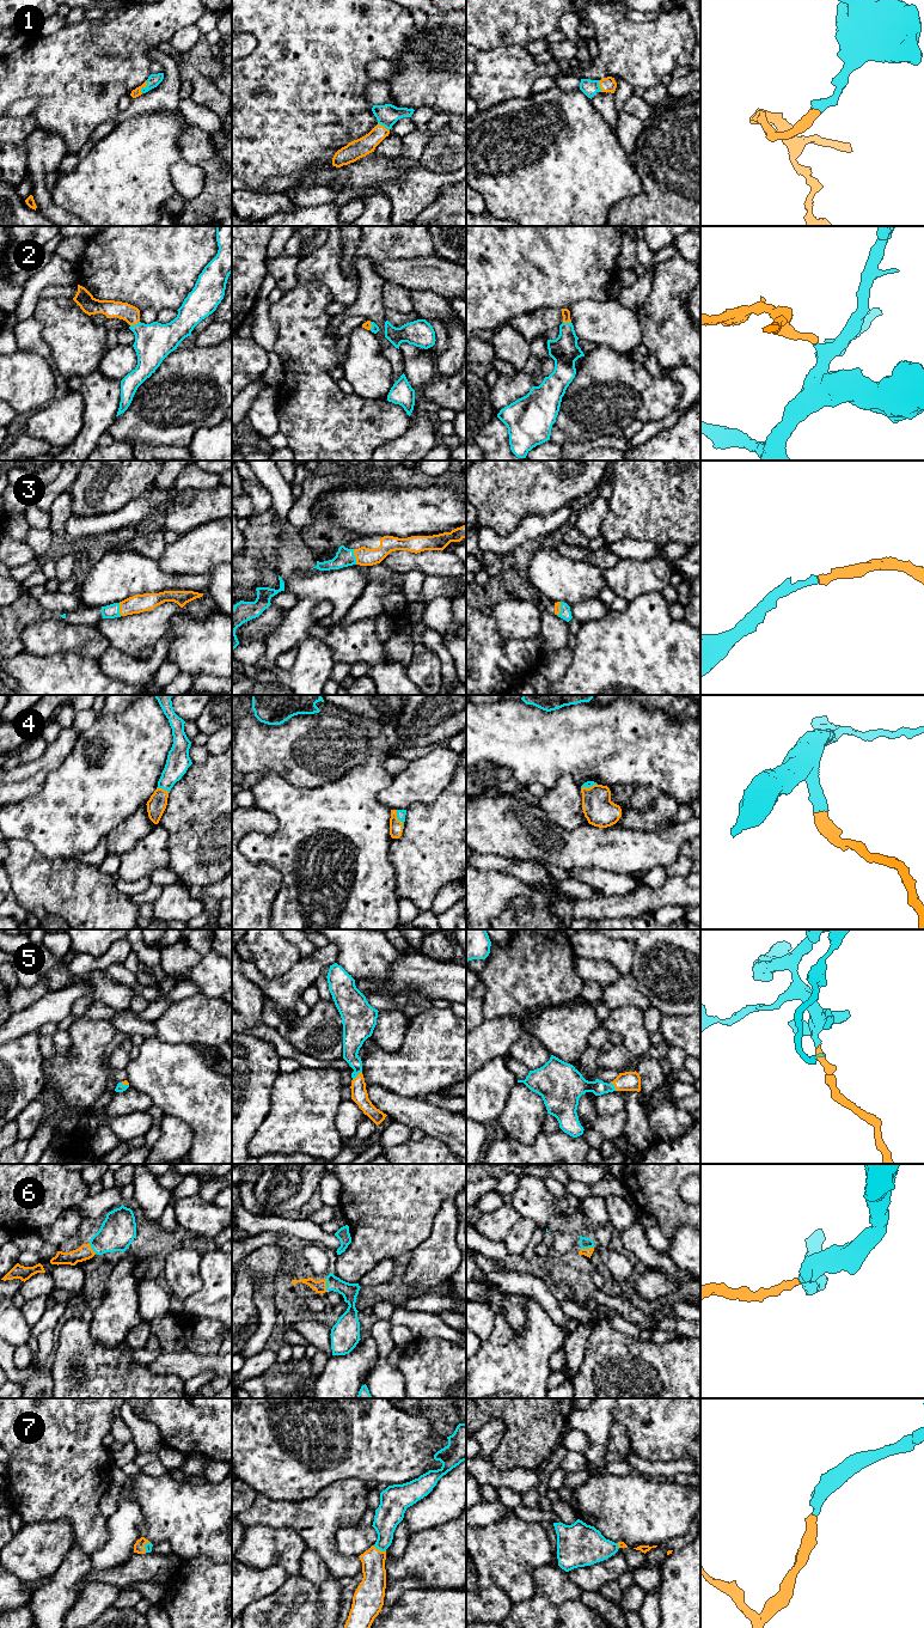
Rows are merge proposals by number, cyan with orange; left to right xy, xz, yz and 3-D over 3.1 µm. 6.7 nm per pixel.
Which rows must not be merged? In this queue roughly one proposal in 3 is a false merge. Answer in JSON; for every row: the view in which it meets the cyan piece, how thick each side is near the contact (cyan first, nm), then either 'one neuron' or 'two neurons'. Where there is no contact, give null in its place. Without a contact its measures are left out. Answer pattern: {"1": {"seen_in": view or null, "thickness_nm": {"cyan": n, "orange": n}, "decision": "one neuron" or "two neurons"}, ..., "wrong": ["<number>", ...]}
{"1": {"seen_in": "xy", "thickness_nm": {"cyan": 90, "orange": 60}, "decision": "one neuron"}, "2": {"seen_in": "xy", "thickness_nm": {"cyan": 260, "orange": 120}, "decision": "one neuron"}, "3": {"seen_in": "xz", "thickness_nm": {"cyan": 120, "orange": 130}, "decision": "one neuron"}, "4": {"seen_in": "xz", "thickness_nm": {"cyan": 60, "orange": 100}, "decision": "one neuron"}, "5": {"seen_in": "xz", "thickness_nm": {"cyan": 140, "orange": 110}, "decision": "one neuron"}, "6": {"seen_in": "yz", "thickness_nm": {"cyan": 80, "orange": 50}, "decision": "one neuron"}, "7": {"seen_in": "xz", "thickness_nm": {"cyan": 180, "orange": 170}, "decision": "one neuron"}, "wrong": []}

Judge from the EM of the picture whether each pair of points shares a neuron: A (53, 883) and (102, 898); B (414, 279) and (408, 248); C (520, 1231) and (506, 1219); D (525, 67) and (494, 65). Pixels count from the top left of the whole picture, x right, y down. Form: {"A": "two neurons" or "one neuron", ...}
{"A": "one neuron", "B": "two neurons", "C": "two neurons", "D": "one neuron"}

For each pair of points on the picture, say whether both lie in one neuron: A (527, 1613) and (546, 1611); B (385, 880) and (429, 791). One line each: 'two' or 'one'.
A: one
B: two

